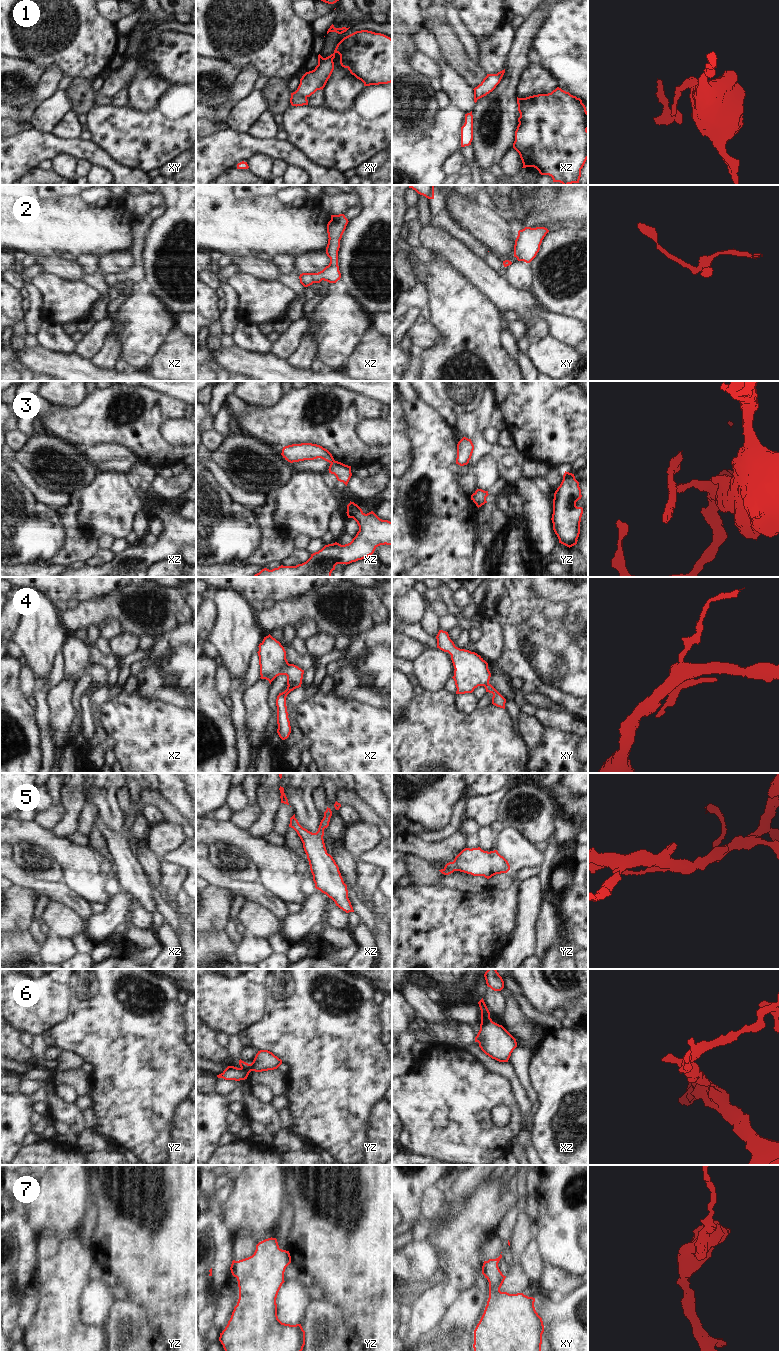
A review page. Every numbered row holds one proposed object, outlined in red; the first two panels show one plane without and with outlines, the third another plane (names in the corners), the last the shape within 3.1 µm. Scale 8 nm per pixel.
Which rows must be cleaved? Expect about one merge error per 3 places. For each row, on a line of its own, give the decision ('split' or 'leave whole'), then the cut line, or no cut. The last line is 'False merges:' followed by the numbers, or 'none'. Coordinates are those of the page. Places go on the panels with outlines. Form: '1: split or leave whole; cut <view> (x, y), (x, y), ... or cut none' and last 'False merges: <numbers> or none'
1: split; cut xy (295, 91), (306, 97)
2: leave whole; cut none
3: split; cut xz (334, 460), (330, 462)
4: leave whole; cut none
5: leave whole; cut none
6: split; cut yz (250, 1064), (248, 1067), (241, 1068)
7: leave whole; cut none
False merges: 1, 3, 6

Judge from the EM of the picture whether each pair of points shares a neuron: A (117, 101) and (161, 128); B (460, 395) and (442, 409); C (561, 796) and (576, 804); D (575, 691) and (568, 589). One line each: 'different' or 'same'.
A: different
B: different
C: same
D: different

